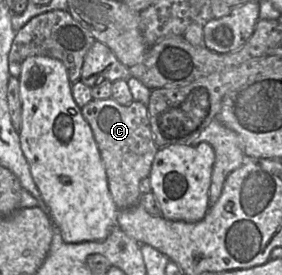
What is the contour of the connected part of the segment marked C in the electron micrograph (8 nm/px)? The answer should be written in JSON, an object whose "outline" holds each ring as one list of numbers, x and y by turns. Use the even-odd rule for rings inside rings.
{"outline":[[92,99,81,108,81,113,90,125,105,168,111,196,119,209,138,204,141,192,140,181,149,176,153,159,158,152,149,122,147,107,132,101,121,105,114,99]]}

